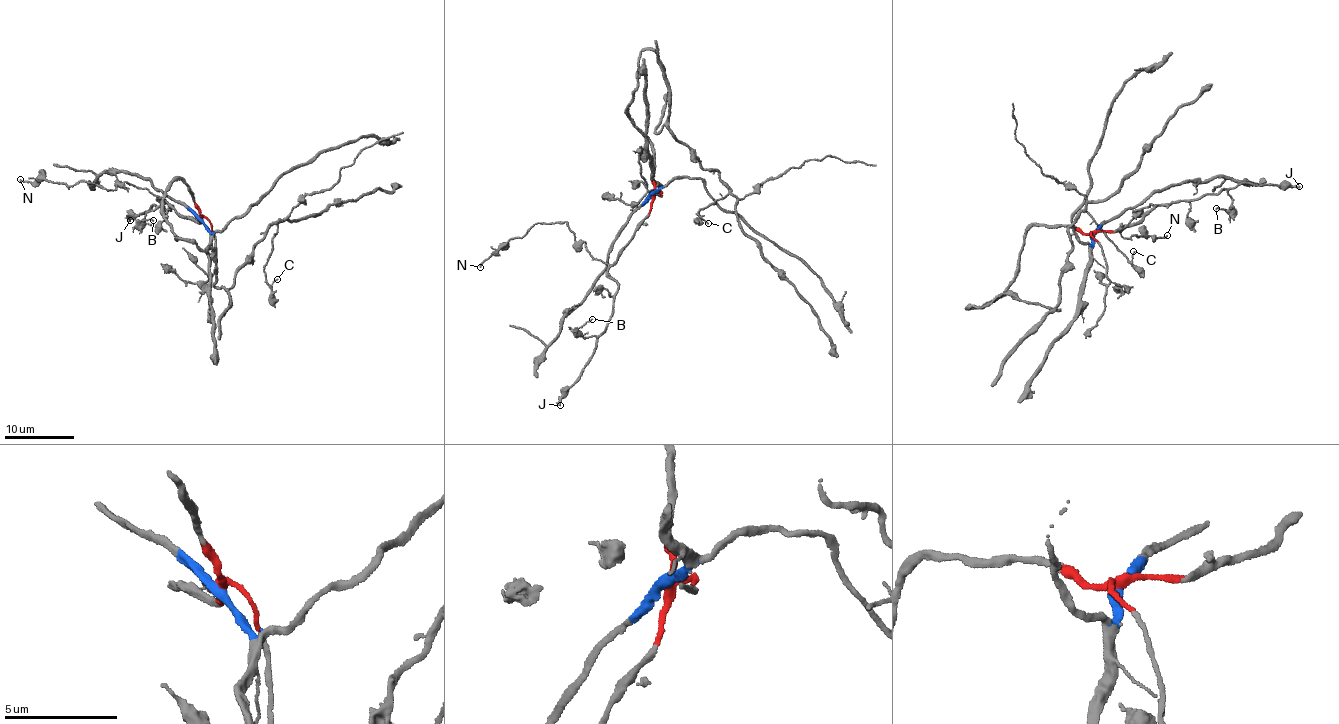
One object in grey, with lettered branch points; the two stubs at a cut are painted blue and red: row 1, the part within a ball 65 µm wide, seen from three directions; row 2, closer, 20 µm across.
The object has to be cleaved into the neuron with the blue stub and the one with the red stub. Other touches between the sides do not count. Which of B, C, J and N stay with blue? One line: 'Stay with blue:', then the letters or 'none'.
Stay with blue: none

